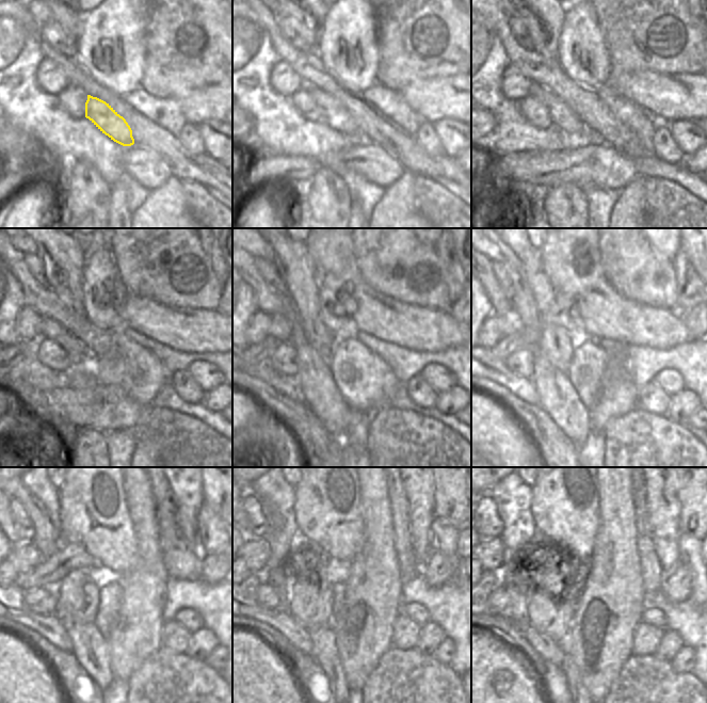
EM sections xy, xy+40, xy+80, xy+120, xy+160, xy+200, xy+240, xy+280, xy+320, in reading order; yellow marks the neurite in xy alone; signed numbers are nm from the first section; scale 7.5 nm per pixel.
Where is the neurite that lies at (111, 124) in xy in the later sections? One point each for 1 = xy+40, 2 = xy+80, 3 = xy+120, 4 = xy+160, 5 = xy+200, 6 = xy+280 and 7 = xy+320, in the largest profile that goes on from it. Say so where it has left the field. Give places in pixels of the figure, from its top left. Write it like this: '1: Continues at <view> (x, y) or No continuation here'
1: Continues at xy+40 (333, 113)
2: Continues at xy+80 (561, 114)
3: Continues at xy+120 (82, 357)
4: Continues at xy+160 (280, 329)
5: Continues at xy+200 (511, 322)
6: Continues at xy+280 (256, 553)
7: Continues at xy+320 (493, 550)

